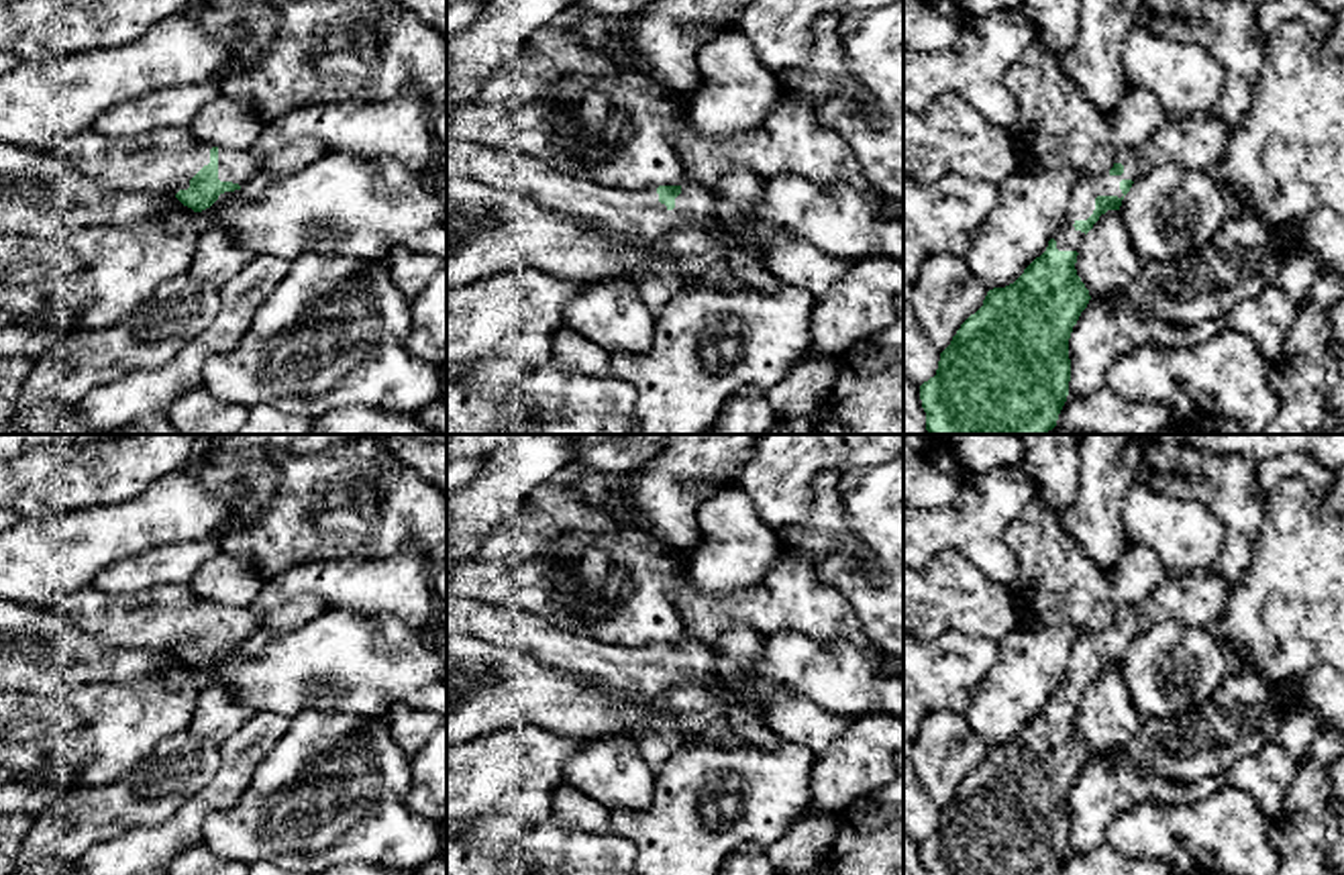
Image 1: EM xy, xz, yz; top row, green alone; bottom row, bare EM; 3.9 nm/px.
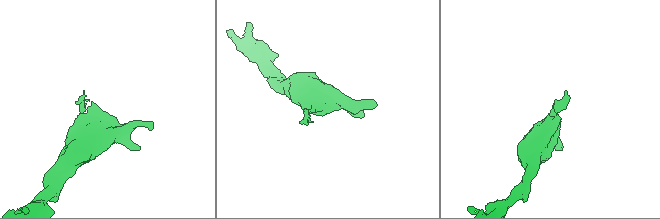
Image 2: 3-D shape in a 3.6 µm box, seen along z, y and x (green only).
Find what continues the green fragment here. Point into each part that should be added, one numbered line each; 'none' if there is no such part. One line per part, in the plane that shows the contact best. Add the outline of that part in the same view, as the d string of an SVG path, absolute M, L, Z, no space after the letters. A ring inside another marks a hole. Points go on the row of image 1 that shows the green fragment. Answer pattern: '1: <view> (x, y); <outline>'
1: yz (1192, 141); M1213 114L1167 118L1160 128L1142 145L1116 151L1116 163L1124 165L1122 175L1101 175L1097 179L1079 179L1069 202L1069 210L1054 233L1058 251L1079 251L1085 233L1073 224L1087 220L1095 210L1097 196L1122 198L1120 182L1146 175L1158 165L1175 163L1183 167L1218 171L1226 155L1230 128Z

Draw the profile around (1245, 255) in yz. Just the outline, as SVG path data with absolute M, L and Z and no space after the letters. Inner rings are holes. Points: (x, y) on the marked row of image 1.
M1234 212L1197 251L1144 263L1114 308L1175 326L1222 320L1277 281L1287 241L1293 249L1307 247L1299 224L1273 224L1250 212Z

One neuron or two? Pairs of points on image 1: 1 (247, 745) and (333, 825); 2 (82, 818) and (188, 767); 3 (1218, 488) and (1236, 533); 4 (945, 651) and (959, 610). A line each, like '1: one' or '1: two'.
1: two
2: one
3: one
4: two

